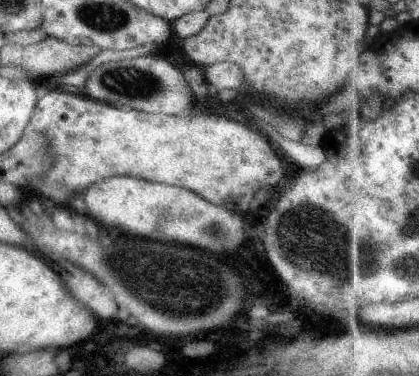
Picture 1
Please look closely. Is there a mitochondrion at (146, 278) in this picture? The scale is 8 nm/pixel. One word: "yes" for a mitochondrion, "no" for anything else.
yes

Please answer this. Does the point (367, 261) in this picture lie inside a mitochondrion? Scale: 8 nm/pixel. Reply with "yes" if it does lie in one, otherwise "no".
yes

